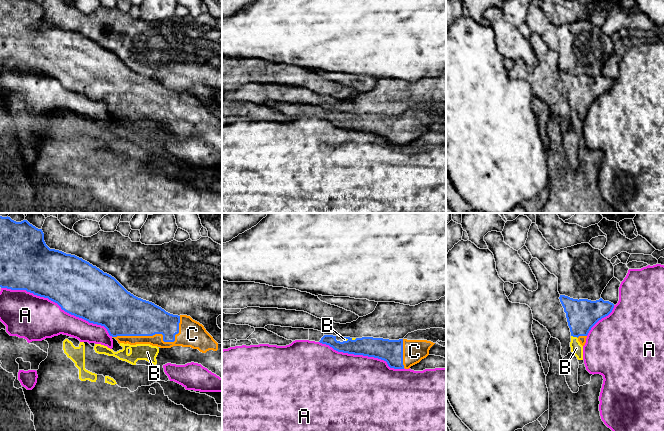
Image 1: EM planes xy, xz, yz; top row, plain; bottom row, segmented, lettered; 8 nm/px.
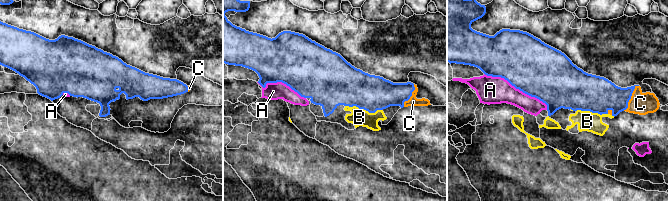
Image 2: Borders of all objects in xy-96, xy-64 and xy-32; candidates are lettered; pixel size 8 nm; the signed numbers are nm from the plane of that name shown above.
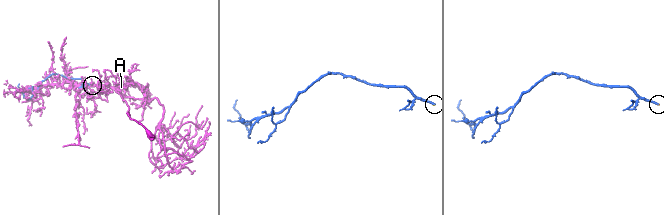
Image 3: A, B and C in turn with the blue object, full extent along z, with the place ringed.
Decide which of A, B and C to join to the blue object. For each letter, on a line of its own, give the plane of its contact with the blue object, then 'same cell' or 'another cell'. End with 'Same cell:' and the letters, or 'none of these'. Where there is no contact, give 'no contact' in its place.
A: meets blue in xy; another cell
B: meets blue in yz; another cell
C: meets blue in xy; same cell
Same cell: C

